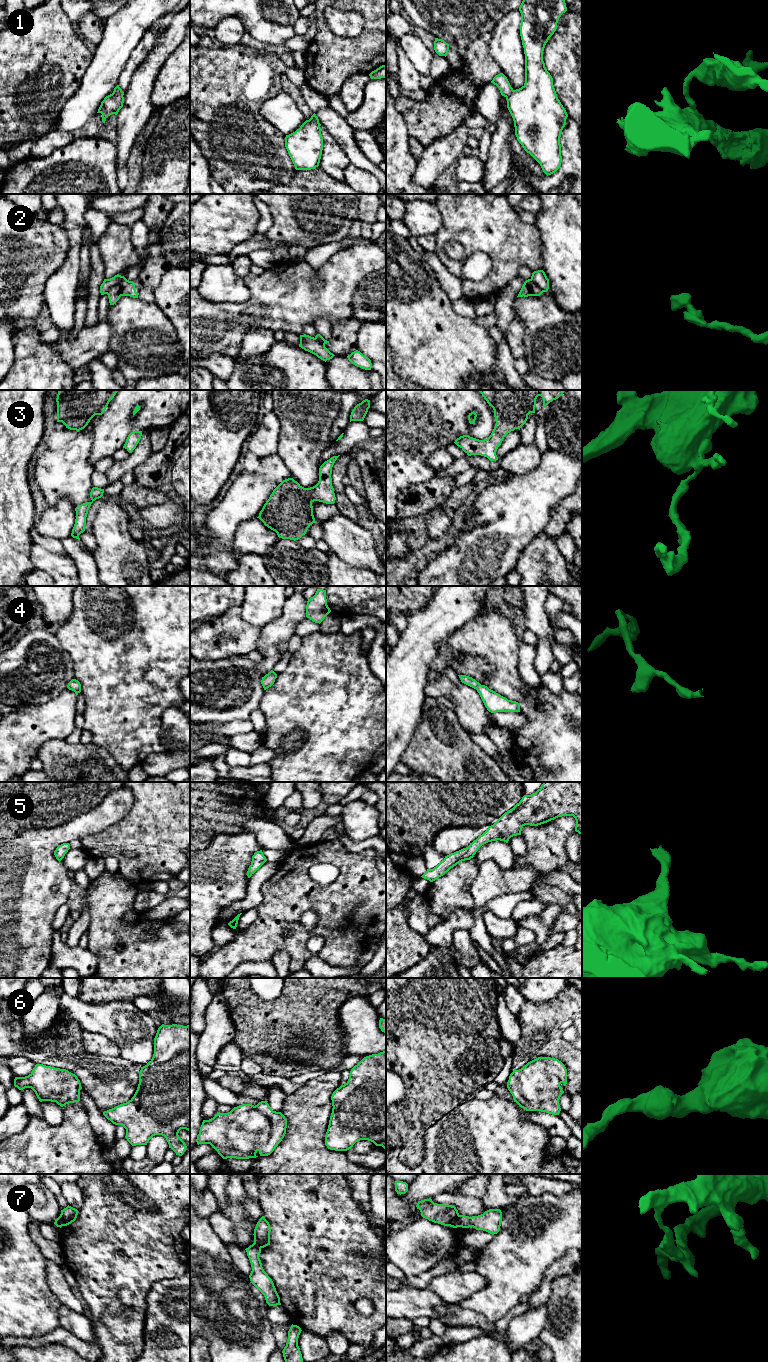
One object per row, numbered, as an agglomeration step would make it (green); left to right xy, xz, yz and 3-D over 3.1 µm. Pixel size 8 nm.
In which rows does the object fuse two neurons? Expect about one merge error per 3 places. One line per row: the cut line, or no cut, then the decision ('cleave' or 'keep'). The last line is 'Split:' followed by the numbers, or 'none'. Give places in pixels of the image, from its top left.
1: cut in xy along (113, 92), (122, 95); cleave
2: cut in xy along (124, 277), (106, 293); cleave
3: no cut; keep
4: no cut; keep
5: no cut; keep
6: no cut; keep
7: cut in yz along (459, 1215), (456, 1226); cleave
Split: 1, 2, 7

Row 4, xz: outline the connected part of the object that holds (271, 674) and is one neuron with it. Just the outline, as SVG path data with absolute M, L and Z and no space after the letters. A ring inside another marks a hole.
M271 670L268 674L262 677L261 684L264 690L271 687L274 684L276 678L277 678L277 674L273 670Z

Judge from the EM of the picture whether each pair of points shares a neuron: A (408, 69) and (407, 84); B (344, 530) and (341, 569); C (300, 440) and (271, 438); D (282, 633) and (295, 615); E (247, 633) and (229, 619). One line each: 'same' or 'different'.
A: same
B: different
C: different
D: same
E: same

